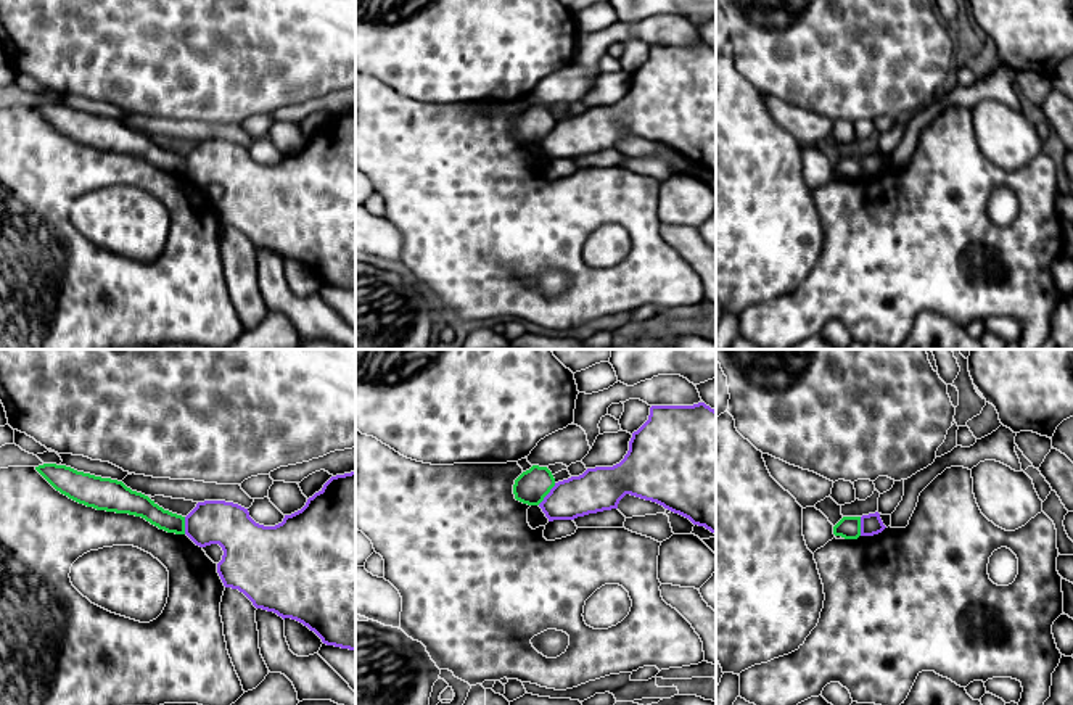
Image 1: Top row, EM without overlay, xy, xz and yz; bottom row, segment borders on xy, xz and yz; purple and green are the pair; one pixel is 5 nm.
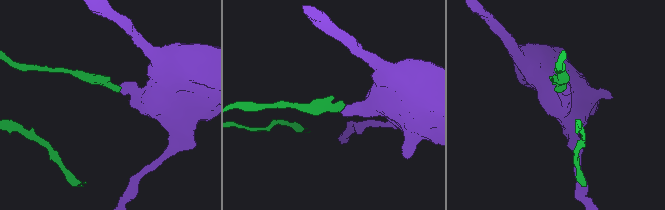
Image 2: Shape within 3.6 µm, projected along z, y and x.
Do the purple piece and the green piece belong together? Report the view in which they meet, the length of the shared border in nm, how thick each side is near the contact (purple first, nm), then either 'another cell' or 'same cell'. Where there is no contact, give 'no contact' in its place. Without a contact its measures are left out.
meets purple in xz; contact 140 nm long; 220 nm thick on the purple side, 170 nm on the other; another cell

